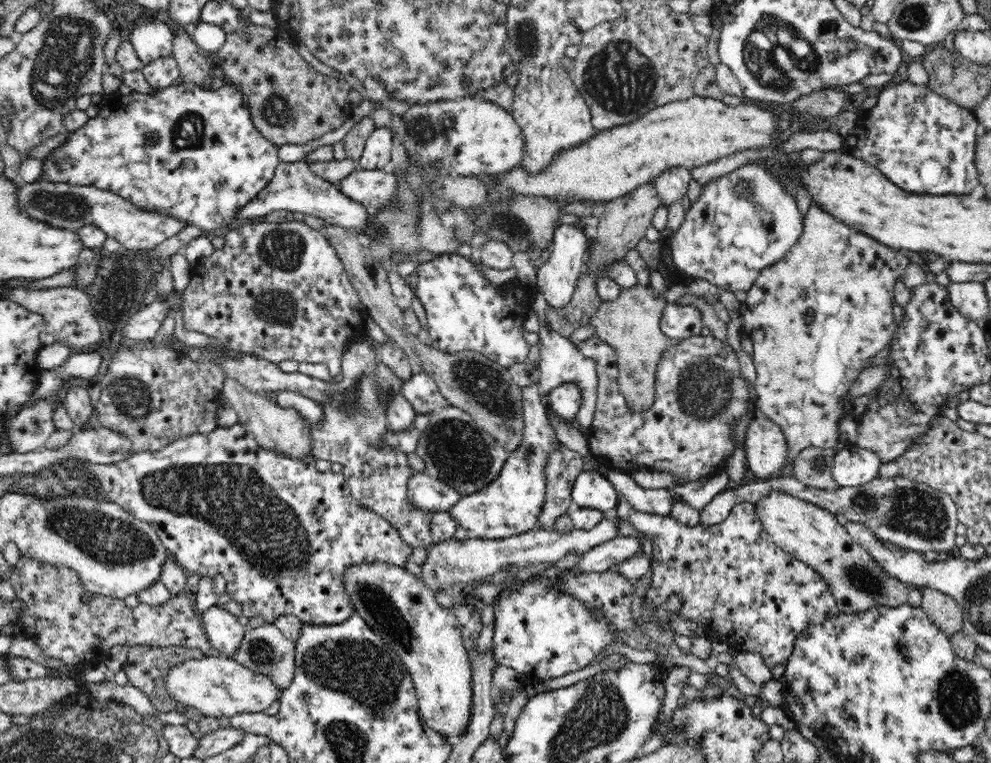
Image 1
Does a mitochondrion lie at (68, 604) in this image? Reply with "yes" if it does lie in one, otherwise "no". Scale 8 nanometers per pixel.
no

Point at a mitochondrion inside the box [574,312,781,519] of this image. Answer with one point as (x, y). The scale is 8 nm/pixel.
(704, 388)

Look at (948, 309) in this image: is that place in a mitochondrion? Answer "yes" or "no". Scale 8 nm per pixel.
no

